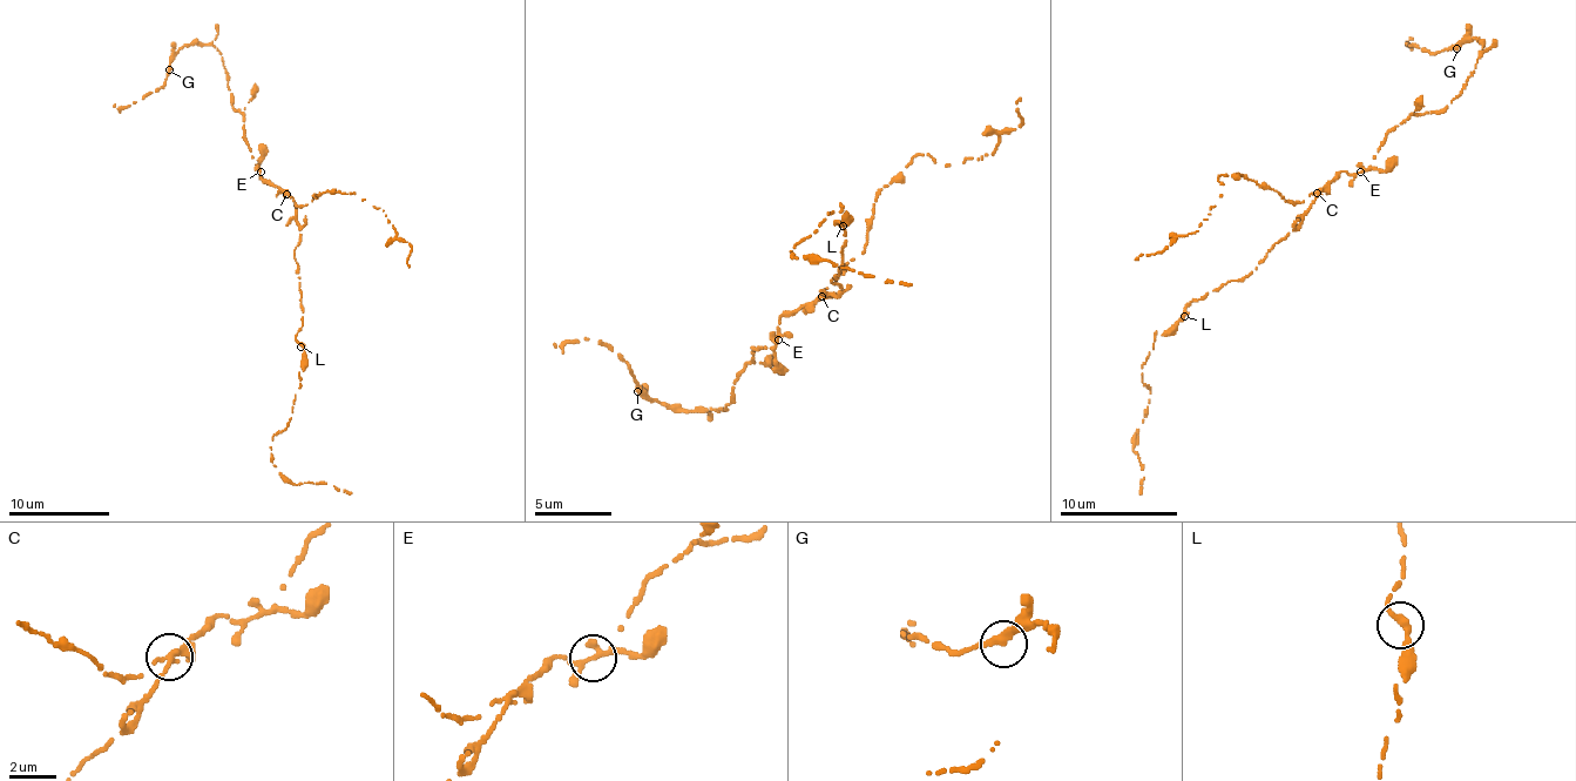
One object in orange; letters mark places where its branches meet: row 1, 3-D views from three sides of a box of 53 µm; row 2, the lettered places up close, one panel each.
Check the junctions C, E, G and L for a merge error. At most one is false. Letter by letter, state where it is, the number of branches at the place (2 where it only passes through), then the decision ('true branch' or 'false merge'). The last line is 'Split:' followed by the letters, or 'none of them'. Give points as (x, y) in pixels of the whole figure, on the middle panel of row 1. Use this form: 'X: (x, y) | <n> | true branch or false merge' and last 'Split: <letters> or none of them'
C: (822, 296) | 2 | false merge
E: (778, 339) | 3 | true branch
G: (637, 391) | 2 | true branch
L: (843, 226) | 2 | true branch
Split: C

